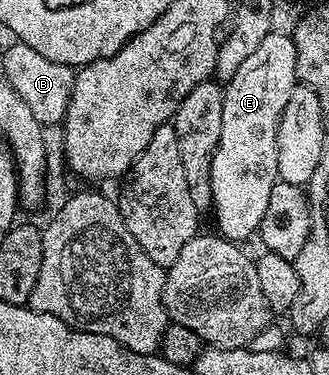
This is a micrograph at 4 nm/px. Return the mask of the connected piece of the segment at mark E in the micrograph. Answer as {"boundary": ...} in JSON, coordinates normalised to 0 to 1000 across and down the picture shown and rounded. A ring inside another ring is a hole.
{"boundary":[[[821,80],[799,112],[726,176],[726,187],[681,227],[678,243],[678,357],[666,368],[666,389],[641,432],[635,493],[647,509],[644,563],[660,563],[657,616],[684,637],[711,645],[745,645],[757,627],[778,621],[793,605],[802,571],[812,565],[824,507],[848,483],[848,325],[860,315],[860,293],[884,261],[894,235],[906,232],[900,171],[900,112],[872,83]]]}

